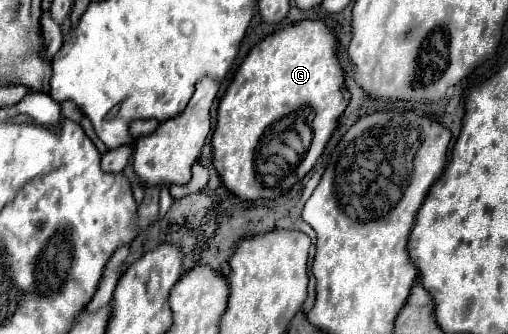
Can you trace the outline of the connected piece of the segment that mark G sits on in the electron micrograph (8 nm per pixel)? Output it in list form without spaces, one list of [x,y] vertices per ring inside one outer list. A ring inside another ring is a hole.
[[[298,21],[268,35],[250,49],[220,99],[212,135],[212,157],[220,179],[246,201],[286,193],[314,167],[346,105],[348,91],[336,57],[336,37],[322,21]],[[304,105],[312,109],[300,109]],[[296,109],[300,113],[294,113]],[[308,145],[310,151],[300,153]]]

